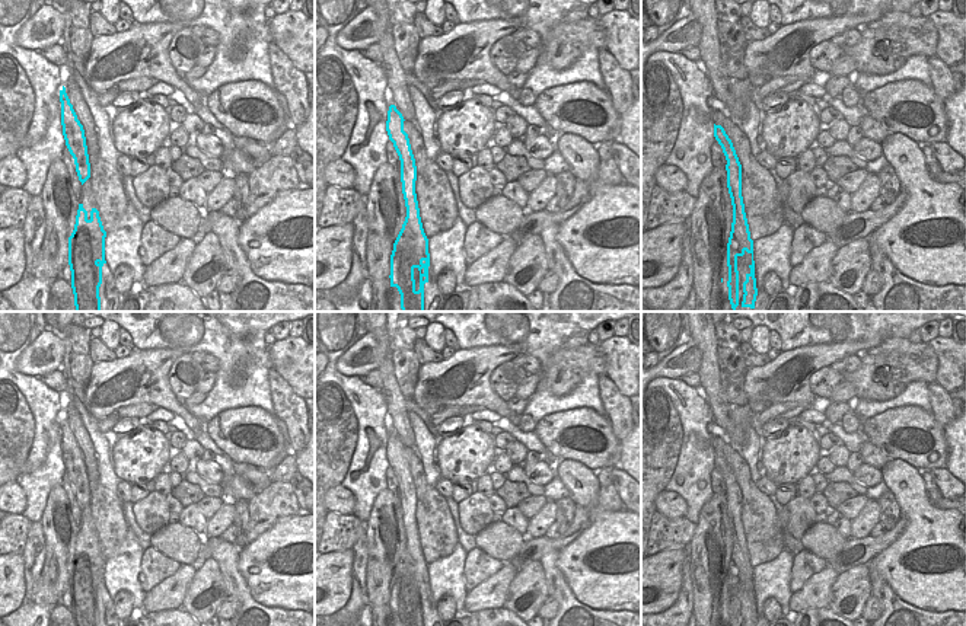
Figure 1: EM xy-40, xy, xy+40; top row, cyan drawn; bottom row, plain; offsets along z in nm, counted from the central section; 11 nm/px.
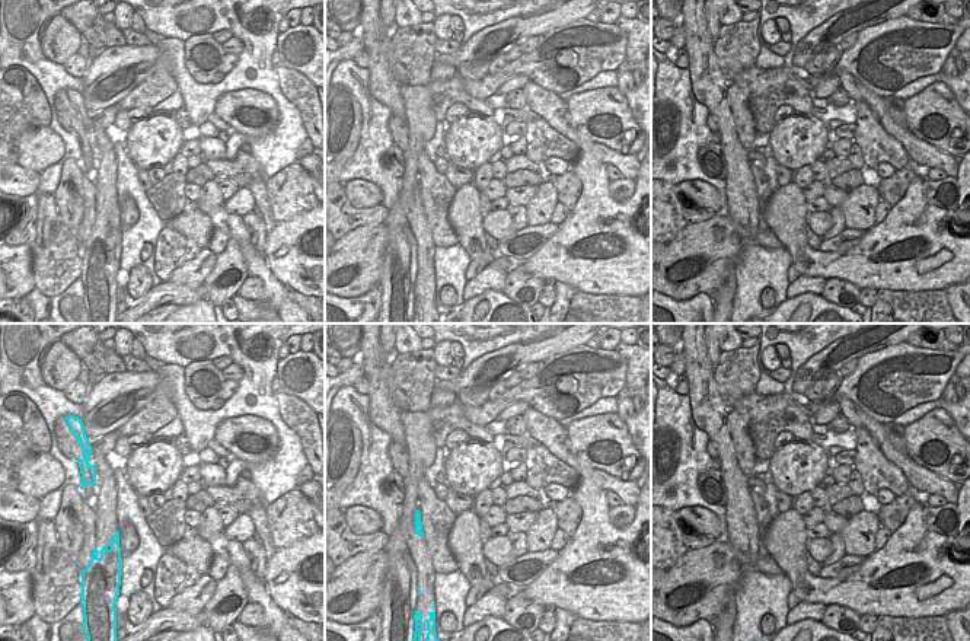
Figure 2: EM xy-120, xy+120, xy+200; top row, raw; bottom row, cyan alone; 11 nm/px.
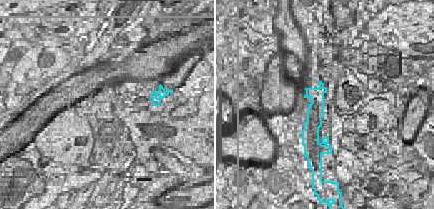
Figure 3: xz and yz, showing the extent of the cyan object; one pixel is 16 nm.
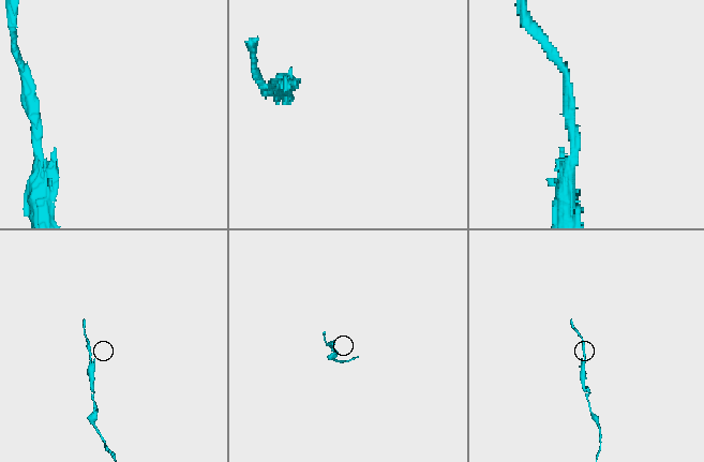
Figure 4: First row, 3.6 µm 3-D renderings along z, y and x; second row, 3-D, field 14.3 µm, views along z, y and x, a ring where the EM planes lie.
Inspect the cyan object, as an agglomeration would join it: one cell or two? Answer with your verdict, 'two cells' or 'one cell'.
two cells

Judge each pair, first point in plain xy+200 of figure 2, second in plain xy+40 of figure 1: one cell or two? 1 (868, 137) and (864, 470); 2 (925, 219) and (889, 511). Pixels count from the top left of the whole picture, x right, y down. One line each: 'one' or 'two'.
1: two
2: two

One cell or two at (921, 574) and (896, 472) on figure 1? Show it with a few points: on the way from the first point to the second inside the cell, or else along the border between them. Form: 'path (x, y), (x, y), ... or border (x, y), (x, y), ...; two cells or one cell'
path (901, 556), (915, 542), (915, 505), (912, 500); one cell

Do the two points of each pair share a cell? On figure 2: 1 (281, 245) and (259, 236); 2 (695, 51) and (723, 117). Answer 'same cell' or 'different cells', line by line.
1: different cells
2: same cell

